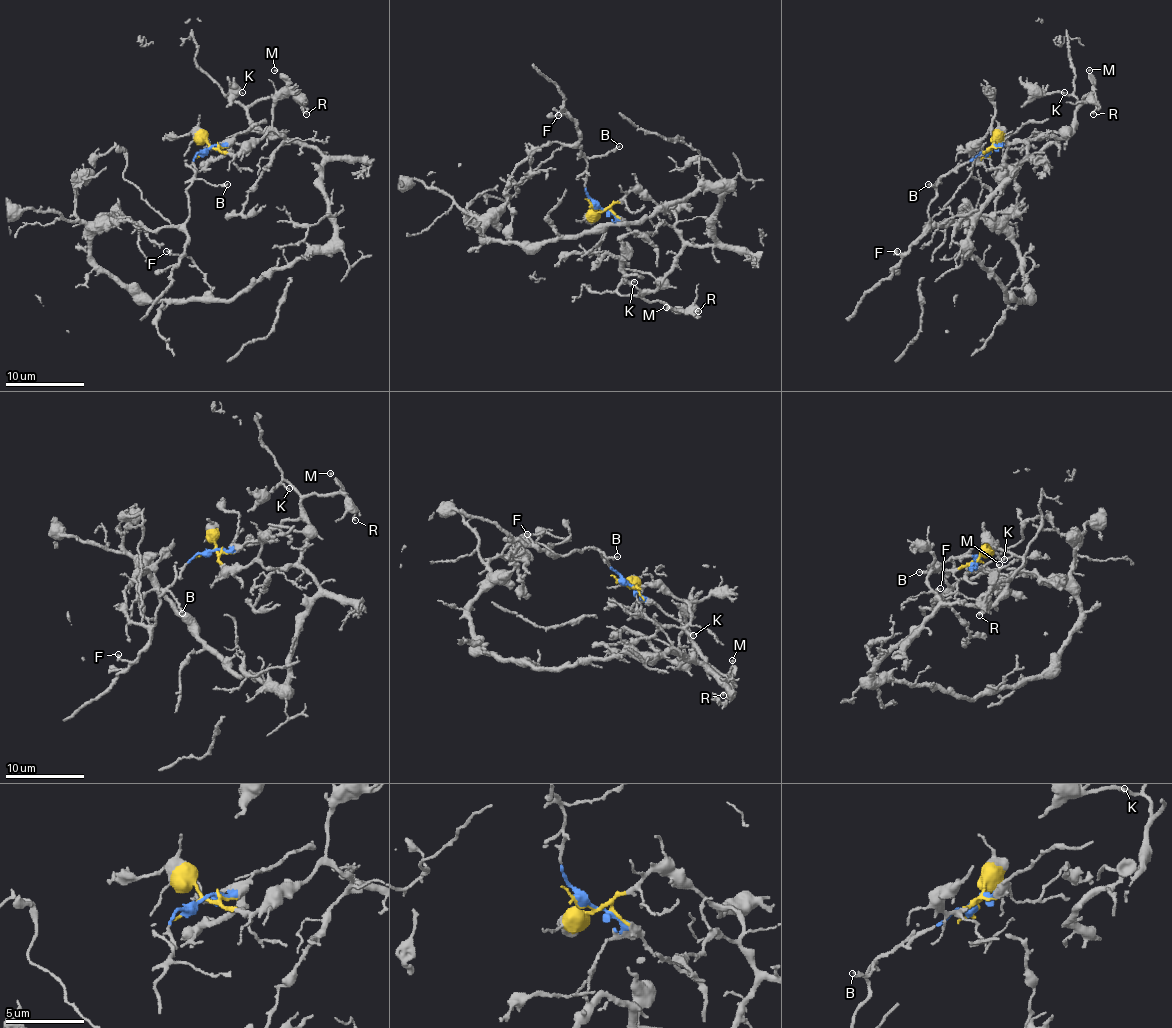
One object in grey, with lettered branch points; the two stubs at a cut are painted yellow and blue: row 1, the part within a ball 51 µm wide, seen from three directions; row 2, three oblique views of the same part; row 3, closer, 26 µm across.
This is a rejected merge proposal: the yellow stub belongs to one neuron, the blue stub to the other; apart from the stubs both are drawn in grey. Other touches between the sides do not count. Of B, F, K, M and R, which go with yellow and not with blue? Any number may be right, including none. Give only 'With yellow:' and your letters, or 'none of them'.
With yellow: K, M, R

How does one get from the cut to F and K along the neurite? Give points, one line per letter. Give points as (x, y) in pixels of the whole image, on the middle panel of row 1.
F: (597, 208), (585, 190), (587, 159), (579, 153), (579, 132), (572, 118), (558, 116)
K: (597, 208), (607, 210), (638, 190), (675, 218), (681, 255), (656, 290), (617, 290), (622, 282), (634, 282)

